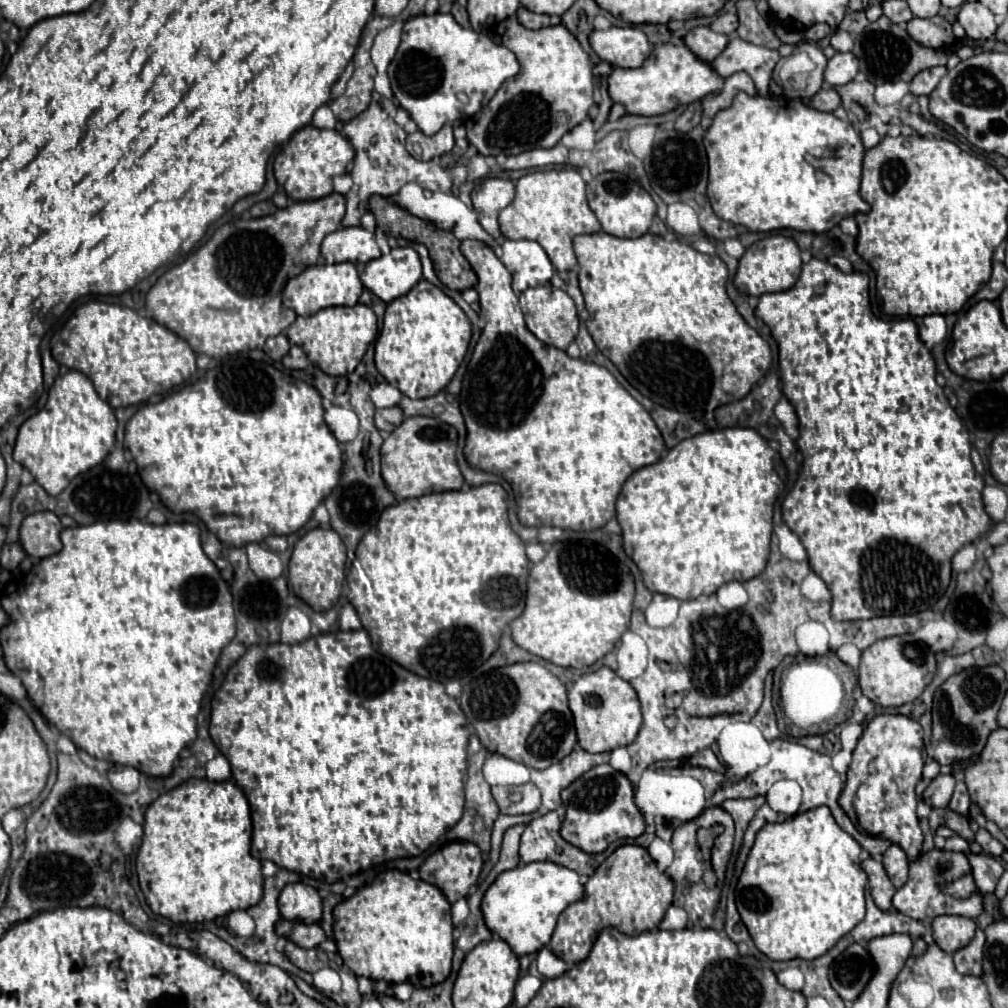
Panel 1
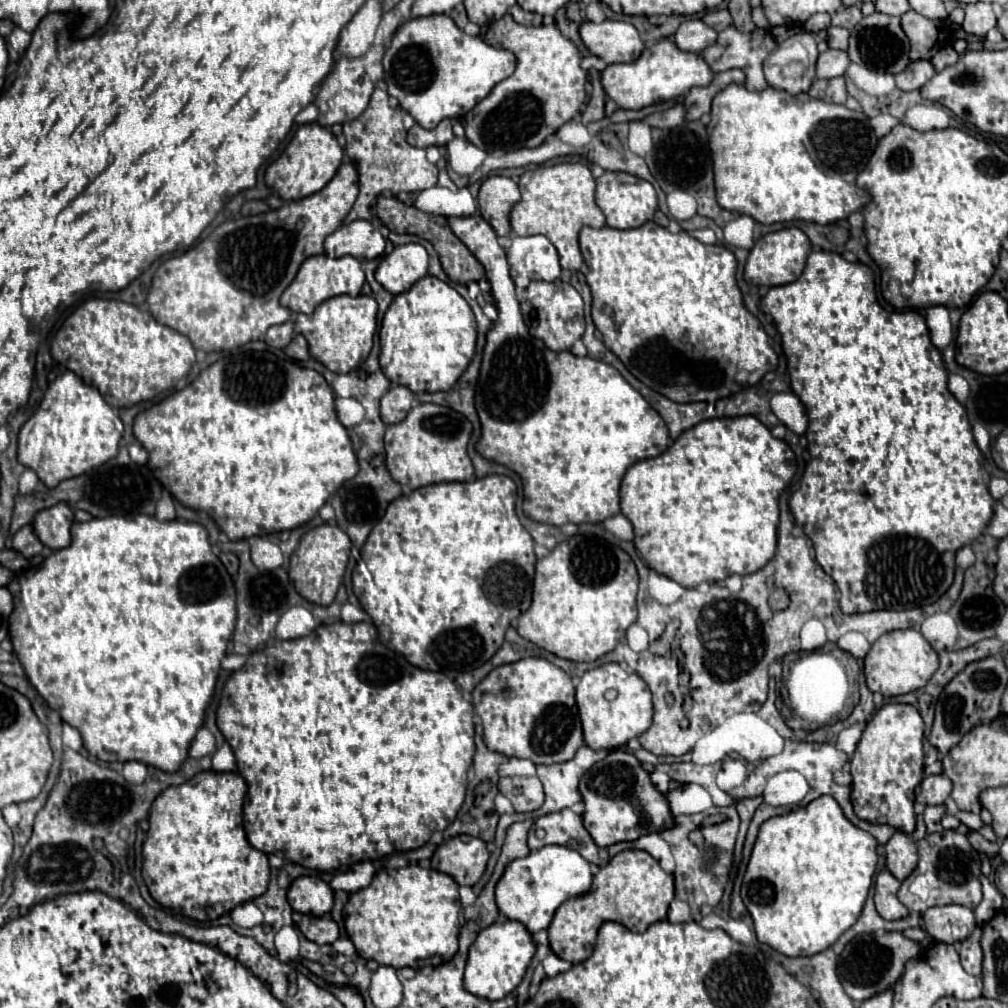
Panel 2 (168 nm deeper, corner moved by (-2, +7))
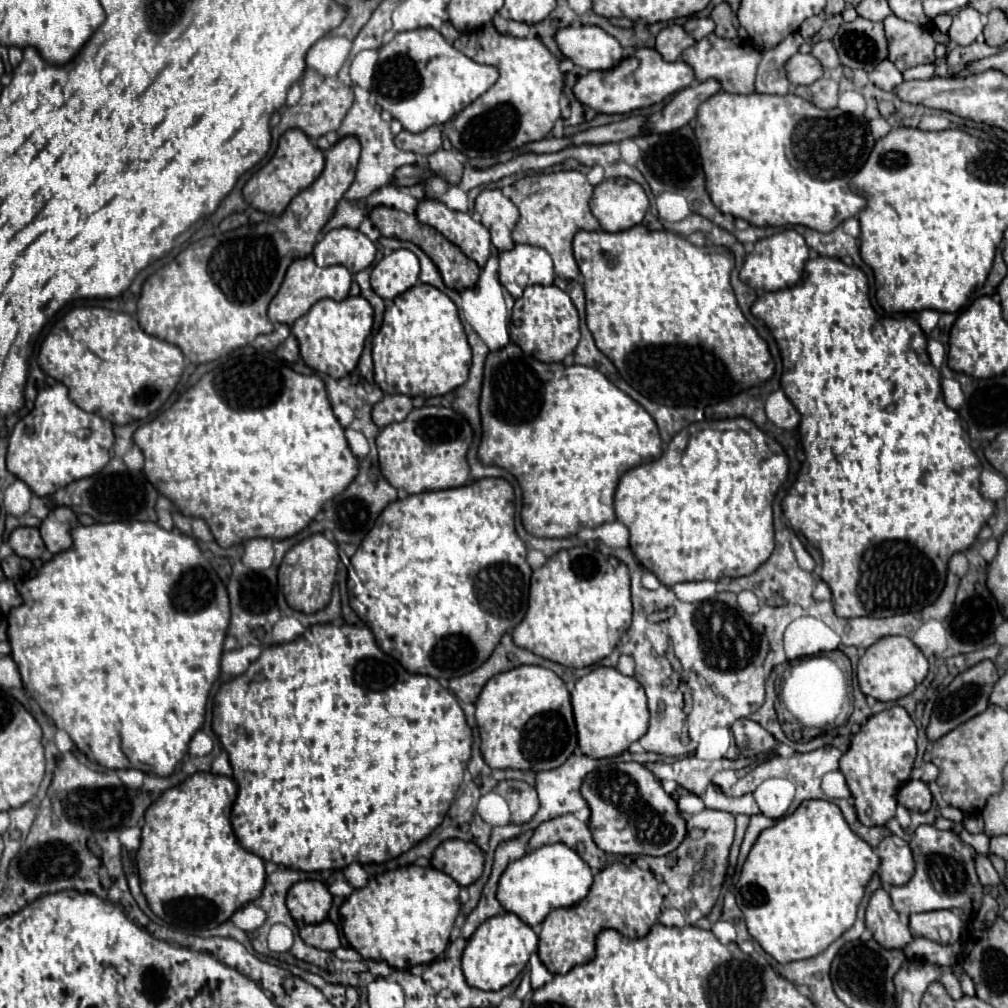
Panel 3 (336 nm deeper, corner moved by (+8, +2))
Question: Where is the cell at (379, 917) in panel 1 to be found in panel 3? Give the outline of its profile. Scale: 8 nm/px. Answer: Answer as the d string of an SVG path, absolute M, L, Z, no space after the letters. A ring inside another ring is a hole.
M402 866L354 890L340 908L342 930L366 960L386 960L394 968L432 962L440 956L460 912L460 886L434 866Z

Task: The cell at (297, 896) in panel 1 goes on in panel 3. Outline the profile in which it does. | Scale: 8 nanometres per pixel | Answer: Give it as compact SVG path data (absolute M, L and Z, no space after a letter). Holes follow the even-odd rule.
M304 880L296 882L290 888L286 904L296 922L320 924L328 916L328 910L332 906L332 894L322 882Z

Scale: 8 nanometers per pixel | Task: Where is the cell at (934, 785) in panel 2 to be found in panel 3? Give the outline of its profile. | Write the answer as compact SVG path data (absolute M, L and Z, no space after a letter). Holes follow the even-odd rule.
M908 780L898 790L898 804L908 808L910 812L928 812L932 804L932 794L928 784L922 780Z

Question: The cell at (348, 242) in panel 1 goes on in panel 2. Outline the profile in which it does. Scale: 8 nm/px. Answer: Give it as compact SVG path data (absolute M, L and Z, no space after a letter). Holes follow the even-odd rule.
M356 219L352 223L340 225L334 233L330 233L324 241L324 249L328 257L344 257L352 255L358 261L372 261L382 257L386 241L378 229L370 225L370 221Z

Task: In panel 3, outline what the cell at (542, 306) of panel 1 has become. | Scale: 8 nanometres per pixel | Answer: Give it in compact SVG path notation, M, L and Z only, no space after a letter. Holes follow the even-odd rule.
M526 286L524 294L516 300L512 308L510 322L510 340L522 348L522 352L534 356L540 362L552 364L562 362L568 354L572 354L580 340L578 312L572 304L570 296L562 292L558 286Z

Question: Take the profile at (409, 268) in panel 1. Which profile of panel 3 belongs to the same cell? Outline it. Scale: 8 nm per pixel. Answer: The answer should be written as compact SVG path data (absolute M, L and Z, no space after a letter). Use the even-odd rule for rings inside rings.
M400 248L386 254L374 266L370 282L378 296L382 296L384 300L386 298L392 300L406 292L408 288L412 288L418 282L418 274L420 274L418 258L410 250Z

